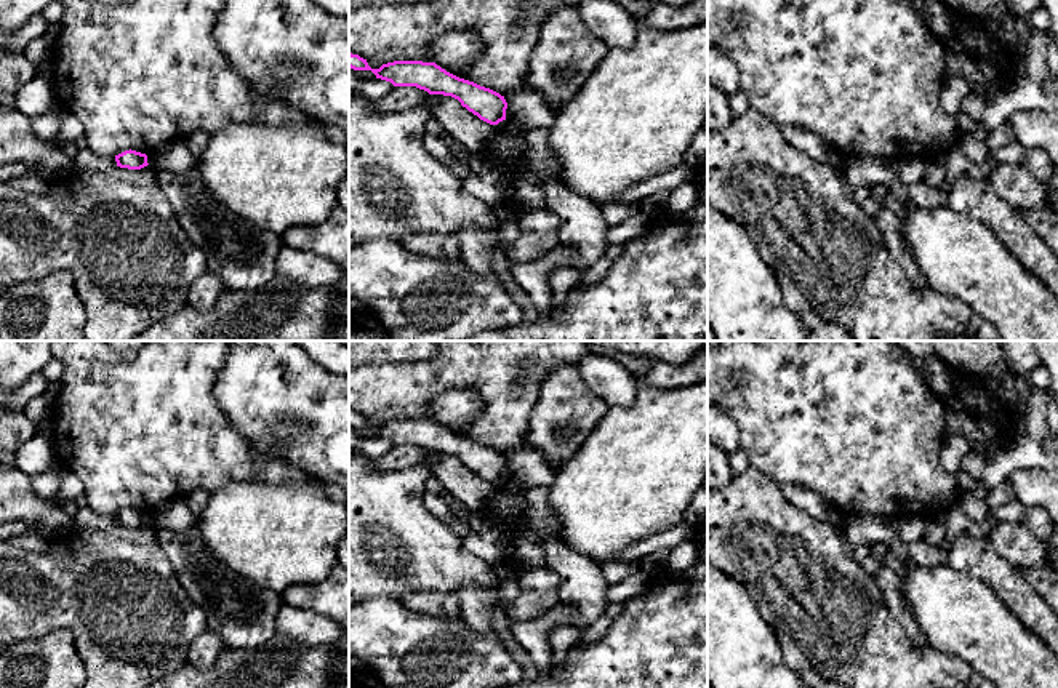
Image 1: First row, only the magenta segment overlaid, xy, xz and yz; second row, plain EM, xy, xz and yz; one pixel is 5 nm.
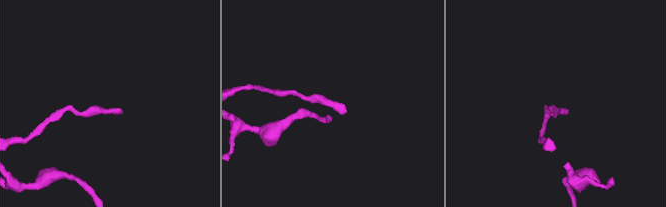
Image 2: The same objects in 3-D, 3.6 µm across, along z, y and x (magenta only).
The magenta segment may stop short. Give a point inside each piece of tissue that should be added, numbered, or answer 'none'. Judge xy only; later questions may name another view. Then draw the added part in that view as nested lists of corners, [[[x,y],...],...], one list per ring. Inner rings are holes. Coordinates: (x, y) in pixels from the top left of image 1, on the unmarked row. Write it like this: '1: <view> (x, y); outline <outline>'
none

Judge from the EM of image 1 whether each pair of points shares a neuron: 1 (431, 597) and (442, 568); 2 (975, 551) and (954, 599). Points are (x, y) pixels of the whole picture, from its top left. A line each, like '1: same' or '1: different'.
1: different
2: different

